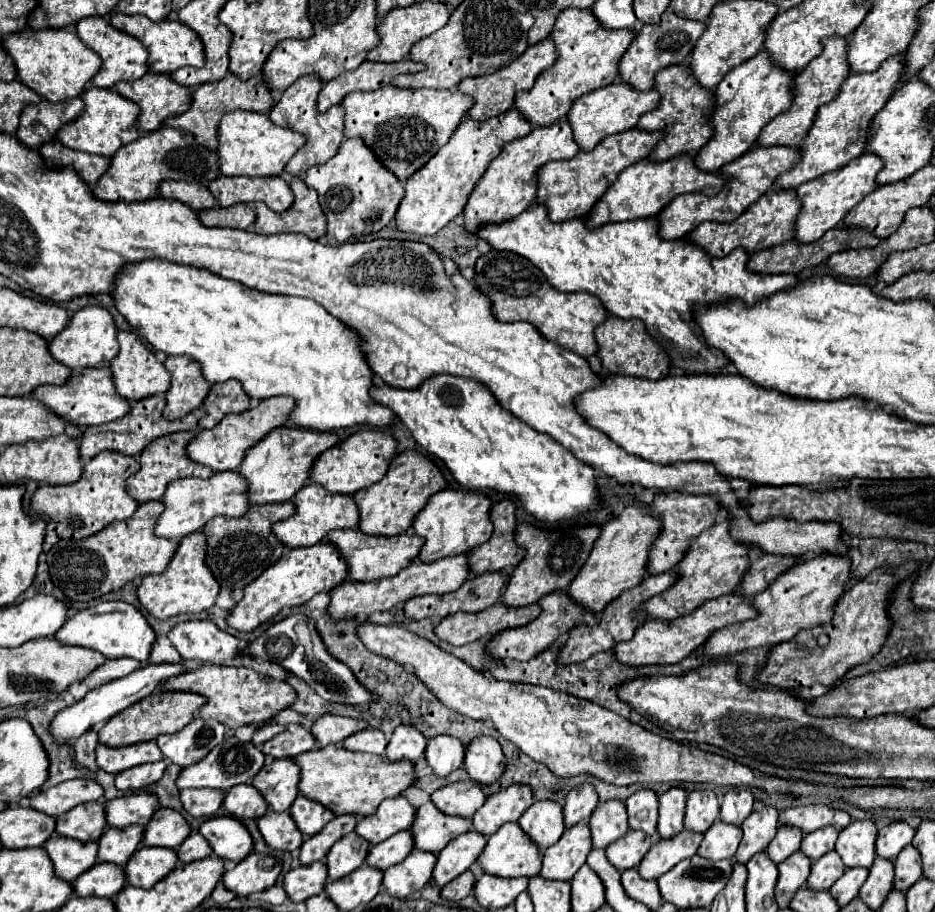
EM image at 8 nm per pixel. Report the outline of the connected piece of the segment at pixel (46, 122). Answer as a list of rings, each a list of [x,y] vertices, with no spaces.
[[[43,99],[37,105],[27,105],[21,113],[21,125],[17,129],[17,139],[31,147],[39,149],[43,143],[55,139],[57,131],[67,123],[75,121],[83,113],[83,101],[69,99],[65,103],[51,103]]]

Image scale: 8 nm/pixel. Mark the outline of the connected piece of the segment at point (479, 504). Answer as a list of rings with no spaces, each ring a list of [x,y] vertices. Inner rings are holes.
[[[443,489],[439,493],[435,493],[413,521],[415,535],[425,539],[419,559],[425,563],[431,563],[431,561],[437,561],[443,557],[469,553],[471,549],[485,543],[493,533],[493,523],[489,519],[491,505],[493,505],[493,501],[489,499],[489,495],[477,493],[477,491]]]

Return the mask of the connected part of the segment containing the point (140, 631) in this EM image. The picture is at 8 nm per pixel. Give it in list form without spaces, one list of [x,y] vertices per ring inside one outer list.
[[[125,601],[97,603],[93,607],[87,607],[75,615],[71,615],[55,637],[59,643],[95,649],[95,651],[103,653],[107,659],[131,657],[131,659],[137,659],[141,663],[149,663],[151,647],[157,639],[155,631],[151,629],[151,625],[143,617],[143,613]]]

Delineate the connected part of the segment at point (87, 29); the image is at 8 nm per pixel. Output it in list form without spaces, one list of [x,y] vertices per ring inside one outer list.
[[[87,17],[87,19],[79,21],[77,23],[77,35],[81,37],[81,41],[87,47],[95,49],[95,53],[99,53],[99,57],[103,59],[103,67],[93,77],[93,85],[97,85],[97,87],[115,87],[119,81],[137,81],[145,73],[149,73],[147,49],[143,47],[143,43],[139,43],[139,39],[111,27],[111,23],[107,19]]]

